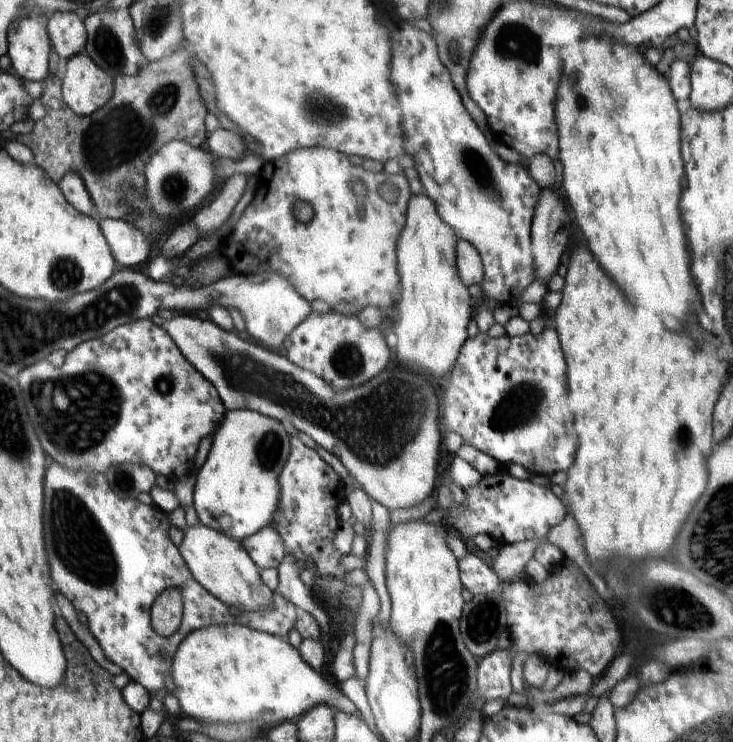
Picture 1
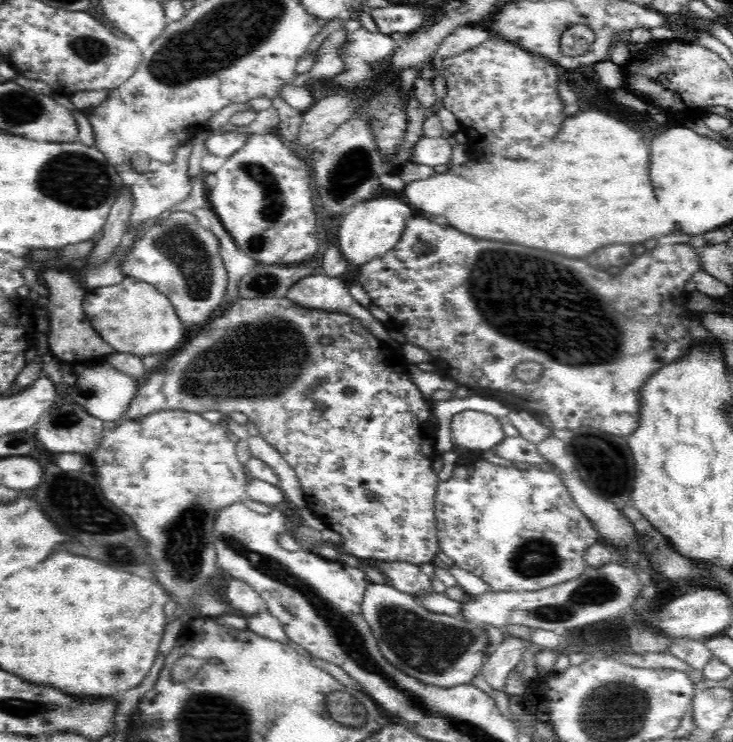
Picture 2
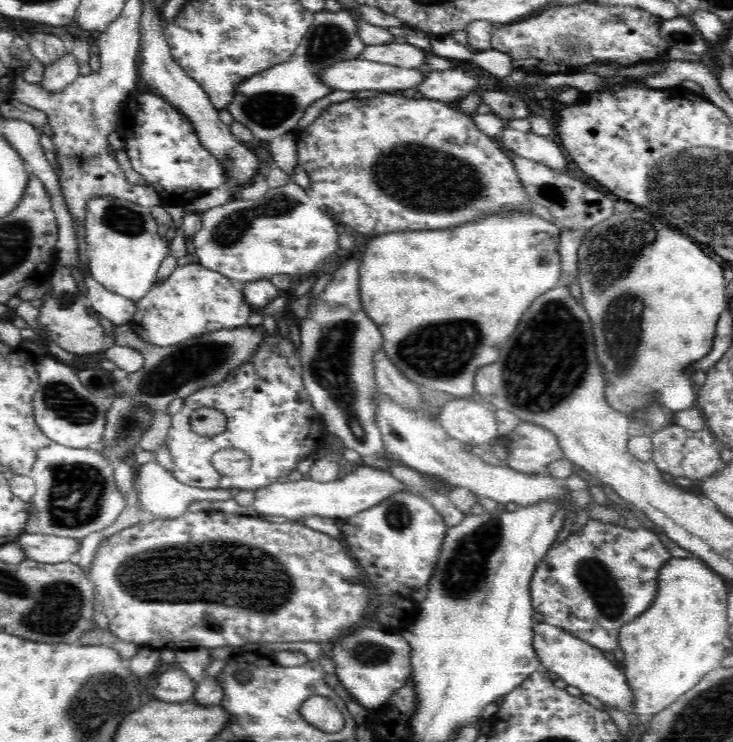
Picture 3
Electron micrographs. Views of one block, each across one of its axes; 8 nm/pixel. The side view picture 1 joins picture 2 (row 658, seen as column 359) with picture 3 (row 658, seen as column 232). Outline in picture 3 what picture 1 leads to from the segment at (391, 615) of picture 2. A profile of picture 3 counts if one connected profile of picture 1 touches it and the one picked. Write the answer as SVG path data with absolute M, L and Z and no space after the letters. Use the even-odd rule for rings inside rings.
M375 626L357 627L350 630L354 634L342 638L339 644L333 648L333 661L336 664L336 675L340 684L349 692L351 699L356 700L370 713L378 712L388 700L394 696L394 692L405 688L411 678L411 648L407 640L399 632L378 628Z

